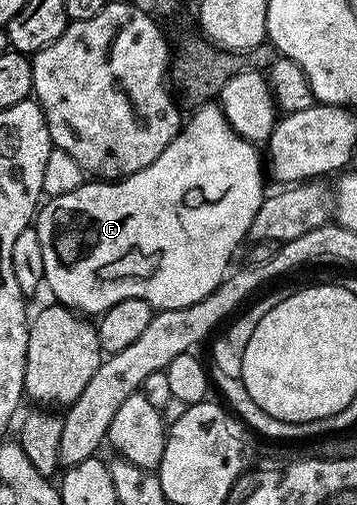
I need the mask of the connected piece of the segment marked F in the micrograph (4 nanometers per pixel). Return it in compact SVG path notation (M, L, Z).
M211 101L205 103L203 106L197 106L192 112L194 112L193 115L190 116L189 119L187 116L186 122L183 126L181 126L180 132L174 137L174 141L170 141L170 145L166 145L166 149L162 149L162 153L158 153L158 157L154 157L154 161L150 161L150 165L146 165L146 169L142 169L138 173L128 175L124 179L117 179L115 181L85 181L78 189L74 189L74 193L62 193L61 195L51 196L51 198L49 198L47 202L45 202L43 206L37 210L36 218L34 220L34 230L36 232L36 236L38 237L38 245L42 245L42 269L44 270L44 283L46 284L46 287L49 287L49 289L52 290L52 295L56 298L53 300L55 300L59 306L69 307L71 311L77 312L84 317L99 317L104 314L106 309L110 309L118 301L130 301L131 299L141 299L142 301L146 301L156 311L184 309L187 306L194 305L195 302L202 301L203 298L209 297L210 293L214 293L214 291L218 289L220 283L223 282L229 274L230 268L232 267L230 266L232 263L232 254L239 249L240 242L245 242L245 240L248 239L248 230L254 221L254 213L258 213L258 209L264 200L266 194L266 188L264 188L264 175L266 179L266 167L262 162L261 152L260 155L256 152L259 151L257 144L246 141L241 137L241 135L234 133L234 129L226 121L223 109L221 109L221 107L215 102Z

